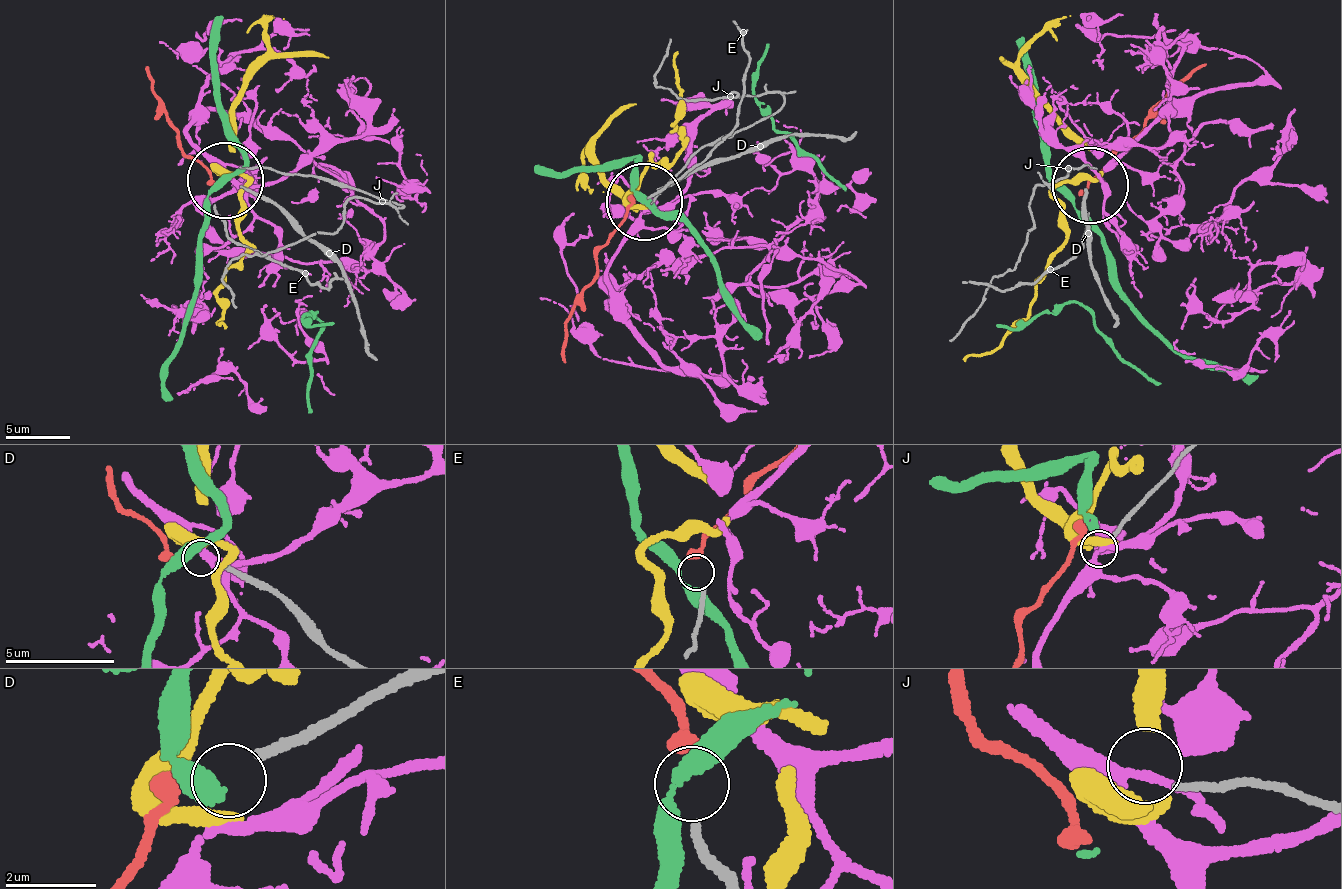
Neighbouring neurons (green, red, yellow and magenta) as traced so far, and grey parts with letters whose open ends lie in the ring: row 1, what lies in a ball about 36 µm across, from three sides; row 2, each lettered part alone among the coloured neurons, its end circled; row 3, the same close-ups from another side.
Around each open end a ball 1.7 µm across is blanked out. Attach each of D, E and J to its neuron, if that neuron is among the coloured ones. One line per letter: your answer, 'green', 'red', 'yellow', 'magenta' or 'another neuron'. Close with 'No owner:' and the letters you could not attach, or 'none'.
D: another neuron
E: red
J: another neuron
No owner: D, J

